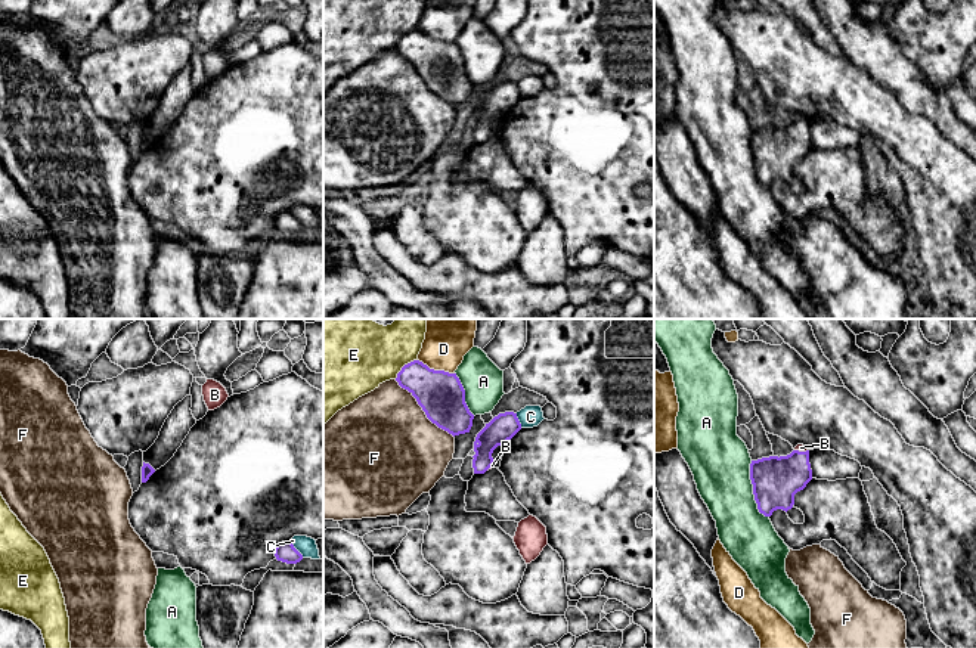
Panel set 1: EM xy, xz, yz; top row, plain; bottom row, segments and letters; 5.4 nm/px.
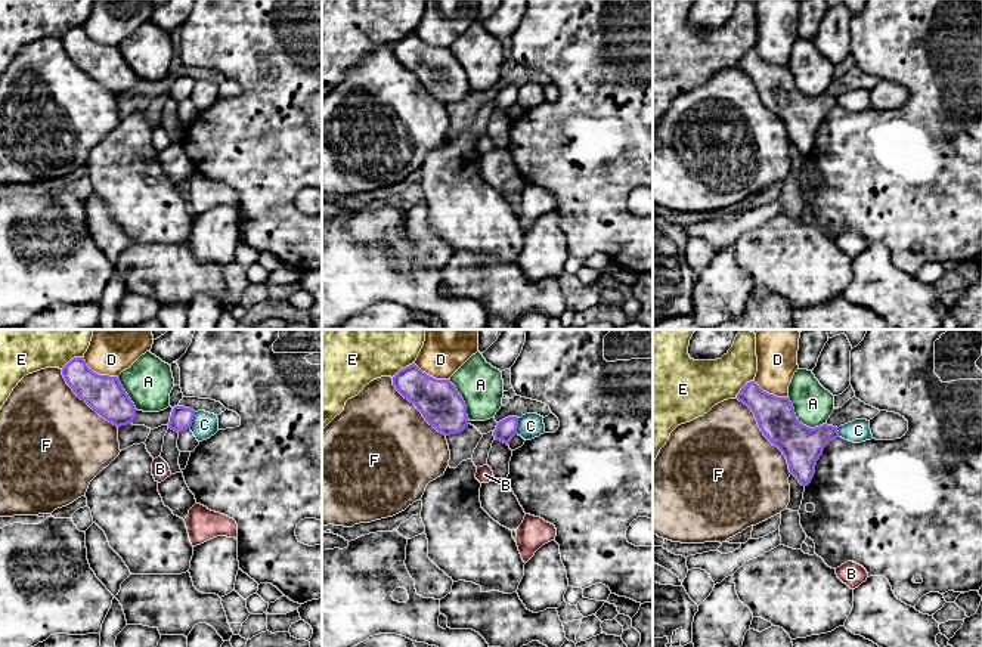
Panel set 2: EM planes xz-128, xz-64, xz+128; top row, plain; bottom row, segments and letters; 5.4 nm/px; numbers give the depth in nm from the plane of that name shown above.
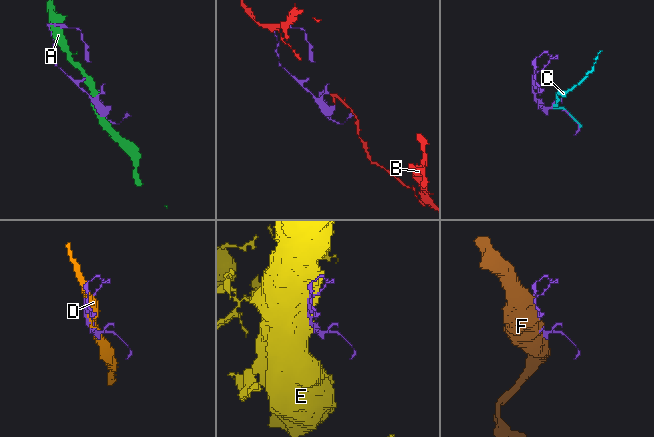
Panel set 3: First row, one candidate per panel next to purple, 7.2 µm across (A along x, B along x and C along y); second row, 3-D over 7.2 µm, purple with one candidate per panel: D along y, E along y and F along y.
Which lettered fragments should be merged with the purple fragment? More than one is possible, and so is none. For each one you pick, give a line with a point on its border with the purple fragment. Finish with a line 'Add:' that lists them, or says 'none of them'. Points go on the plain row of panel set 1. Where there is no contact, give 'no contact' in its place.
B: contact yz (801, 121)
Add: B

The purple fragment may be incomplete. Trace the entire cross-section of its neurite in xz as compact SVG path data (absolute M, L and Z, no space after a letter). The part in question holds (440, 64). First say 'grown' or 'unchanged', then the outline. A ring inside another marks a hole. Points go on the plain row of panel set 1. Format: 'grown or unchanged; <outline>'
unchanged; M413 30L402 37L396 50L416 68L427 87L439 97L447 100L453 106L470 102L474 84L465 72L465 59L456 43L434 40L422 31Z

